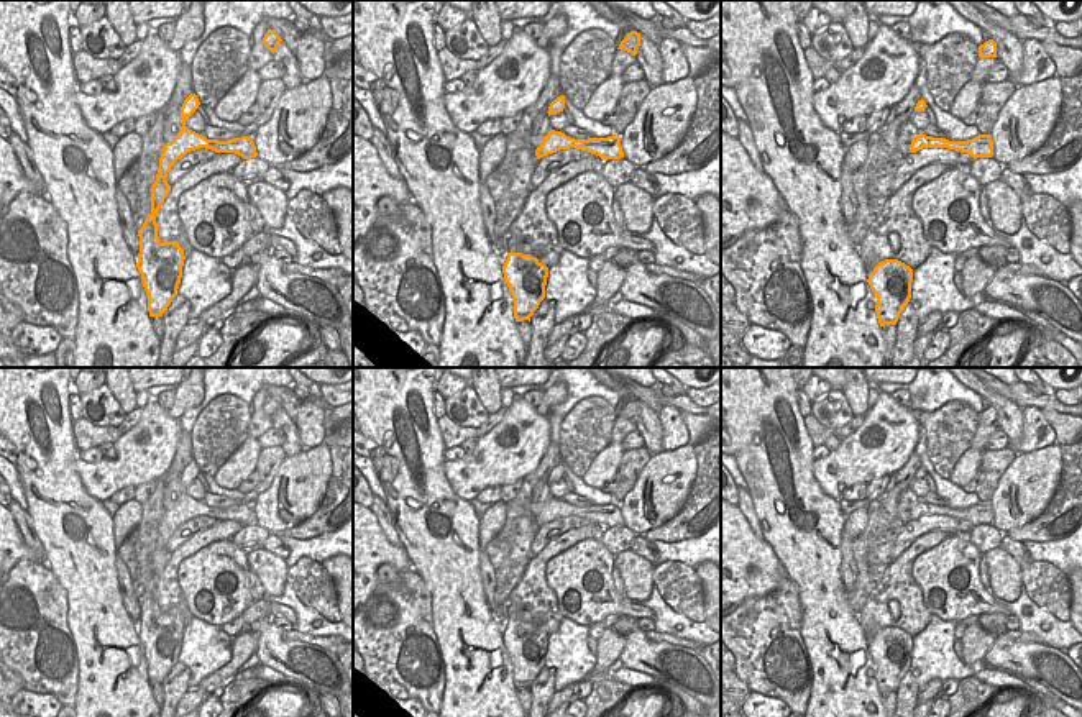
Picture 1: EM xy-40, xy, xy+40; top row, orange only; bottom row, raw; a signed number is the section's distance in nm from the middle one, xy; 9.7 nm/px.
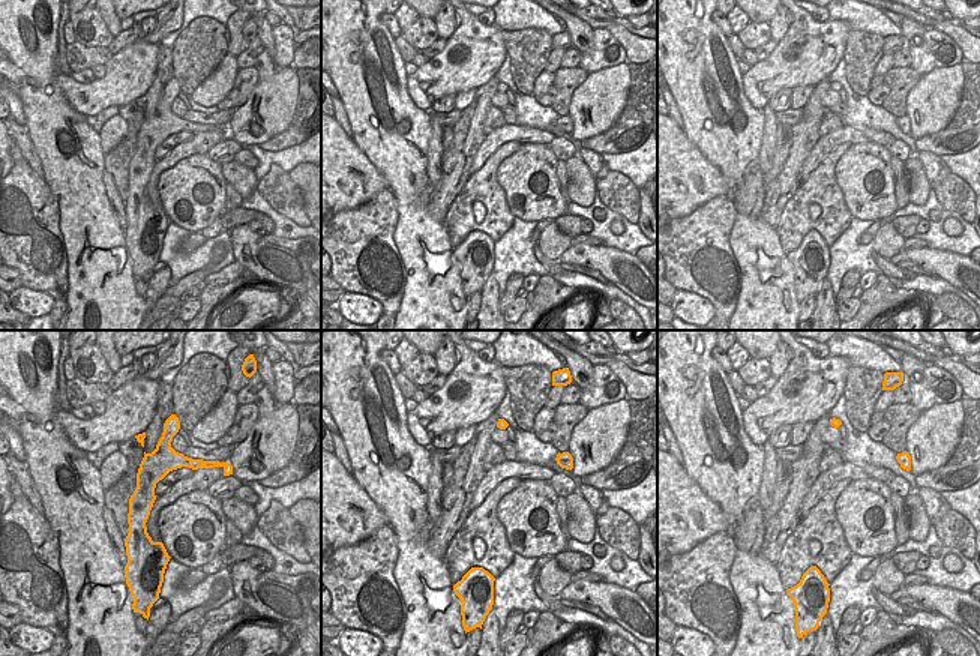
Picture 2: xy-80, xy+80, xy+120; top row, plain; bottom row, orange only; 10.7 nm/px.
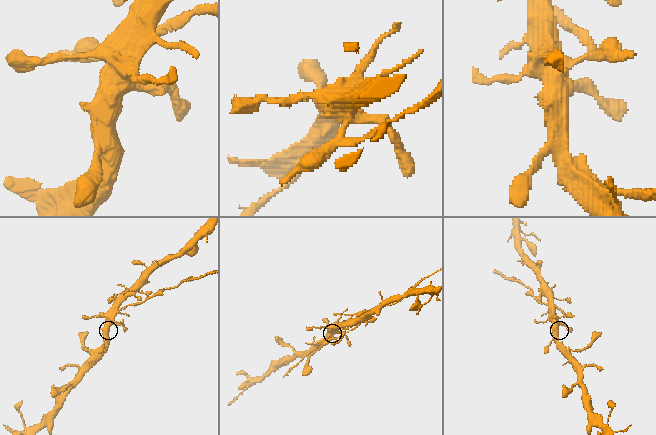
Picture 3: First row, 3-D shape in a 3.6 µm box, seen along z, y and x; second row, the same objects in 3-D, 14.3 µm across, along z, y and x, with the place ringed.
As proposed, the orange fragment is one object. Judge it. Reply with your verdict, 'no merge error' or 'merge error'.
merge error

